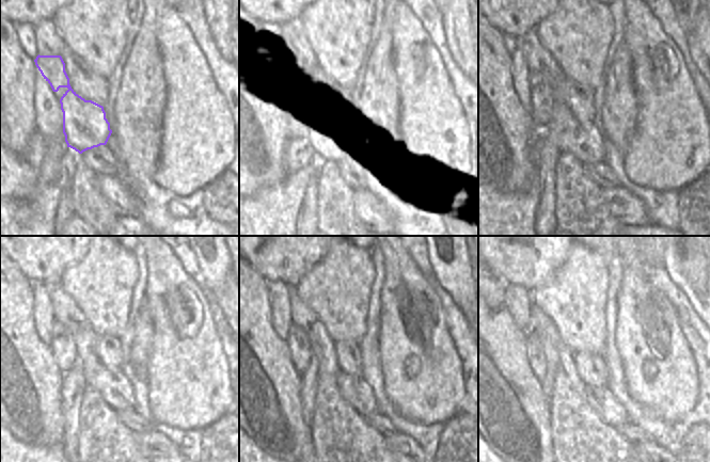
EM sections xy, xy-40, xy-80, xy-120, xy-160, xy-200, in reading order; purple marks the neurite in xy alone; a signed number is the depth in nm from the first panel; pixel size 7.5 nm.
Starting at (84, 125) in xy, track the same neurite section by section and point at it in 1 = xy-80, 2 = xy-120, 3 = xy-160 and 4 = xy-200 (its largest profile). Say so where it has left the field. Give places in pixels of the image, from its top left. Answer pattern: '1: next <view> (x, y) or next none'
1: next xy-80 (587, 144)
2: next xy-120 (112, 384)
3: next xy-160 (354, 389)
4: next xy-200 (600, 398)

